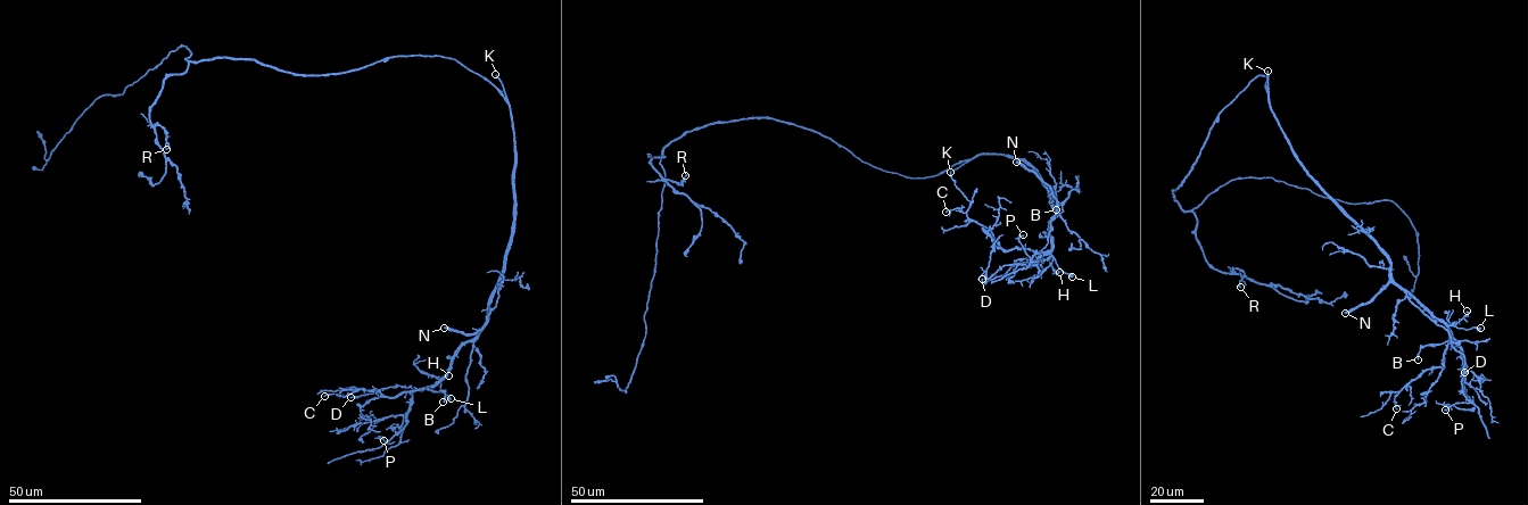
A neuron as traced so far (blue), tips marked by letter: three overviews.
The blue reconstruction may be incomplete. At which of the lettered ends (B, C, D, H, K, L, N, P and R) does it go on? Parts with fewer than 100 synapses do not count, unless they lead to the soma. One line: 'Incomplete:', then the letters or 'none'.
Incomplete: K, N

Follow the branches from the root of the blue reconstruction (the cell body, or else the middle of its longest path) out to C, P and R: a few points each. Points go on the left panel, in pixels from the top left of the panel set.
C: (410, 55), (455, 59), (509, 106), (503, 265), (487, 323), (435, 383), (324, 396)
P: (410, 55), (455, 59), (504, 98), (513, 222), (487, 323), (446, 374), (413, 392), (406, 424), (383, 440)
R: (410, 55), (311, 75), (249, 59), (190, 60), (164, 80), (149, 113), (163, 127), (166, 149)

